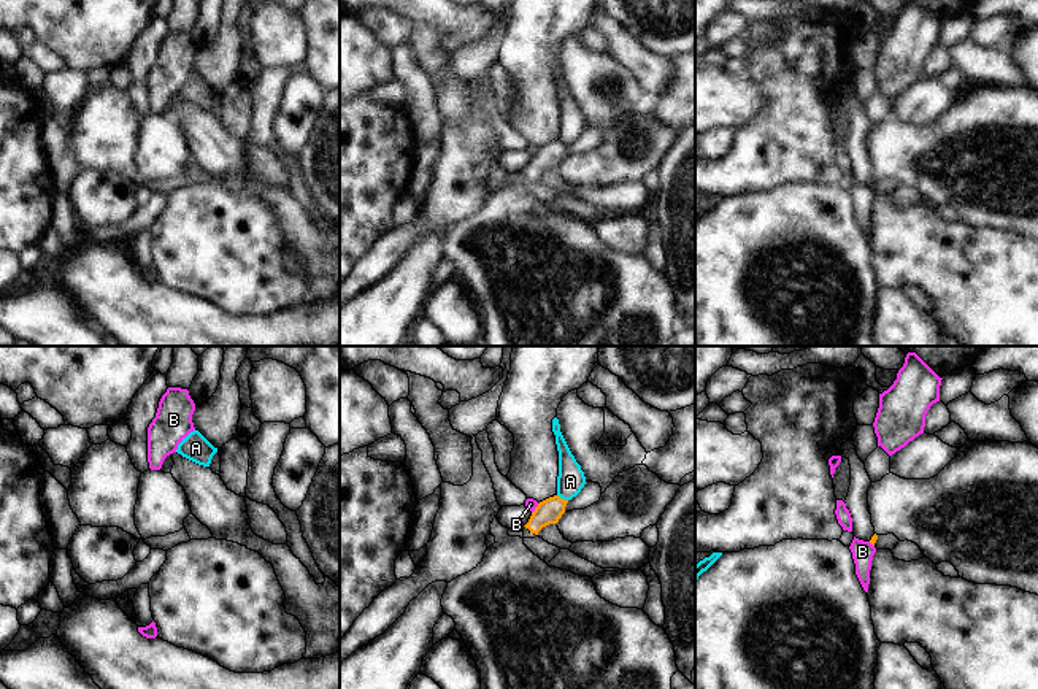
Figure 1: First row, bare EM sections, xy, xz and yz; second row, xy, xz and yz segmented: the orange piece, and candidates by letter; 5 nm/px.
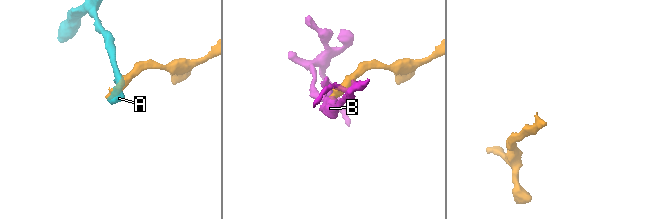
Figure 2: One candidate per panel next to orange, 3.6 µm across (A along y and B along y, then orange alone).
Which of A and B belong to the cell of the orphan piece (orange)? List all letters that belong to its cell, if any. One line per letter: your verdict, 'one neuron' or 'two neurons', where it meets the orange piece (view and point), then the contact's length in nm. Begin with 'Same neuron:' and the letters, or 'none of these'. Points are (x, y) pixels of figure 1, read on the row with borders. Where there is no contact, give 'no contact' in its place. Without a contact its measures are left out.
Same neuron: none of these
A: two neurons; meets orange in xz at (562, 499); contact 70 nm long
B: two neurons; meets orange in xz at (535, 508); contact 70 nm long

